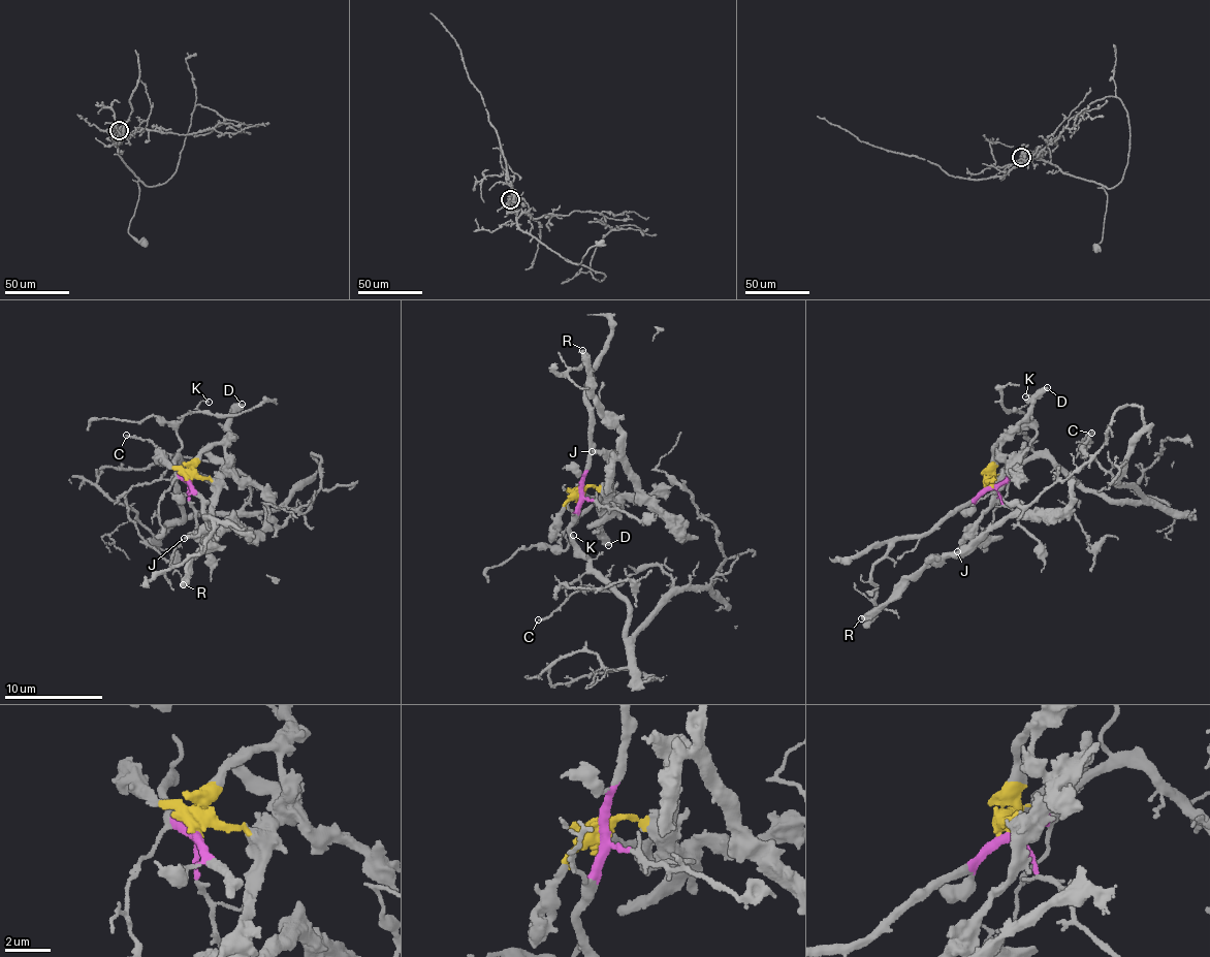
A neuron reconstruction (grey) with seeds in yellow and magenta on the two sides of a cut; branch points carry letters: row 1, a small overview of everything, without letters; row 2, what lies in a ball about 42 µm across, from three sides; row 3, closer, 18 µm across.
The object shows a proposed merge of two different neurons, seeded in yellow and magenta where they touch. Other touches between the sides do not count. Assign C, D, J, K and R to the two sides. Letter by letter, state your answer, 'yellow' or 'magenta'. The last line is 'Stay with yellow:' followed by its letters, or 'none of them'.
C: magenta
D: yellow
J: yellow
K: magenta
R: yellow
Stay with yellow: D, J, R

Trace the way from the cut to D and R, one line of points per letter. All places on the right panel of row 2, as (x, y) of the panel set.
D: (989, 485), (989, 472), (1000, 439), (1020, 423), (1031, 400), (1048, 386)
R: (989, 485), (990, 509), (977, 524), (973, 541), (949, 557), (933, 560), (861, 619)

